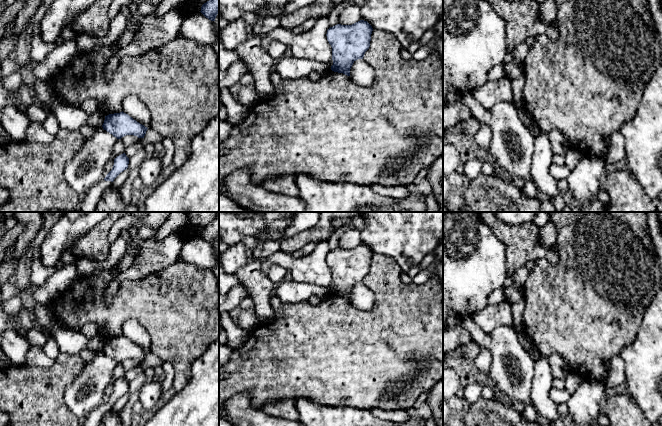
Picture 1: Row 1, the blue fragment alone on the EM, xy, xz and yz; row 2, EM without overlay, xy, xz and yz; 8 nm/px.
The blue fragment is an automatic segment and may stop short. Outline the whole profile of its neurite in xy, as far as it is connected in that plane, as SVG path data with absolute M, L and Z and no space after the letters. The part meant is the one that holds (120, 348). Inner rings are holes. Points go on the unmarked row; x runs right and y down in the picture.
M123 335L105 340L102 351L117 363L121 363L126 359L144 362L148 353Z

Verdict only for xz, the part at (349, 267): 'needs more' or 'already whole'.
already whole

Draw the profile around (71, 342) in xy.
M57 319L54 320L51 334L58 344L59 352L68 355L80 354L87 348L102 351L105 344L105 339L100 335L88 339L80 331L63 328Z

